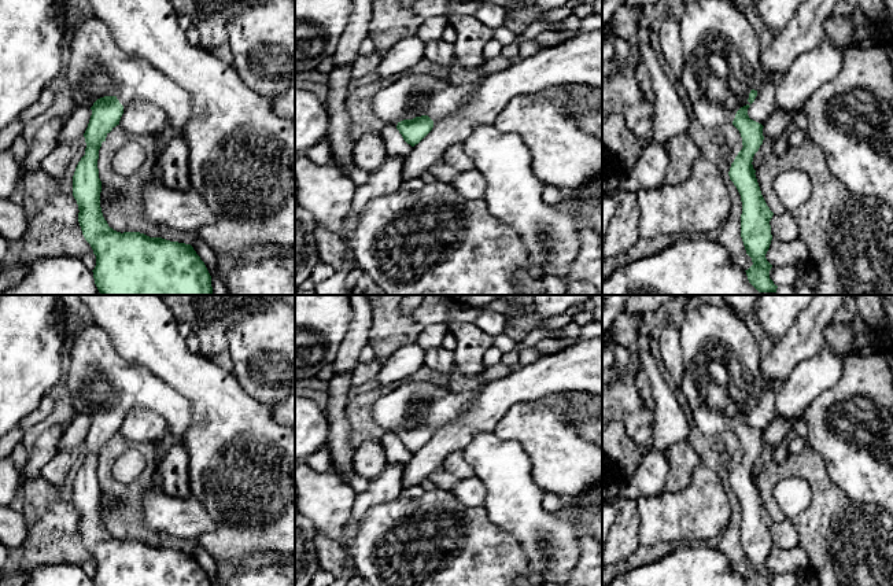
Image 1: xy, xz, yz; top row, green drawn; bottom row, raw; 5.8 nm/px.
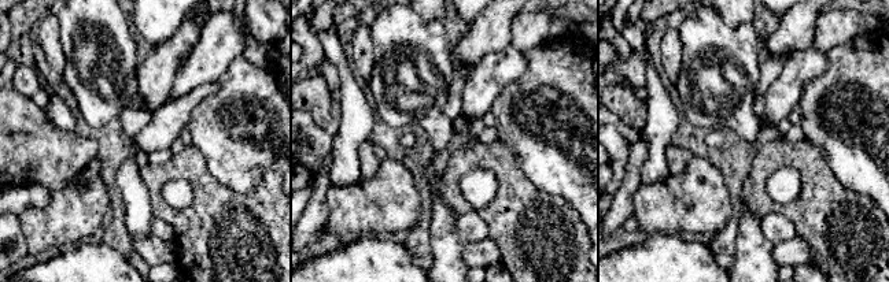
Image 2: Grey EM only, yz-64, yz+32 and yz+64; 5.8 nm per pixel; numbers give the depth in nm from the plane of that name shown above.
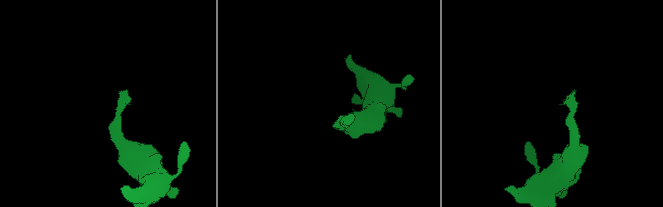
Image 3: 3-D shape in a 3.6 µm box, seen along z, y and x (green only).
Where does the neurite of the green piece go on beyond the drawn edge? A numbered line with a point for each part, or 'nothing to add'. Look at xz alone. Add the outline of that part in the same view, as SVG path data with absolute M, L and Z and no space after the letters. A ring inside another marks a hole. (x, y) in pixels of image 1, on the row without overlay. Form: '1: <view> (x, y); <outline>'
1: xz (413, 402); M405 382L379 397L370 413L374 423L391 435L421 423L428 423L436 432L458 419L484 384L486 382L480 382L473 390L457 392L429 382Z

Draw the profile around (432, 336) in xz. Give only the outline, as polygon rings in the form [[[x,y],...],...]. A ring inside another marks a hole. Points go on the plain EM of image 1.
[[[438,323],[427,327],[417,338],[417,343],[424,349],[442,347],[443,338],[449,332],[449,325],[444,323]]]

